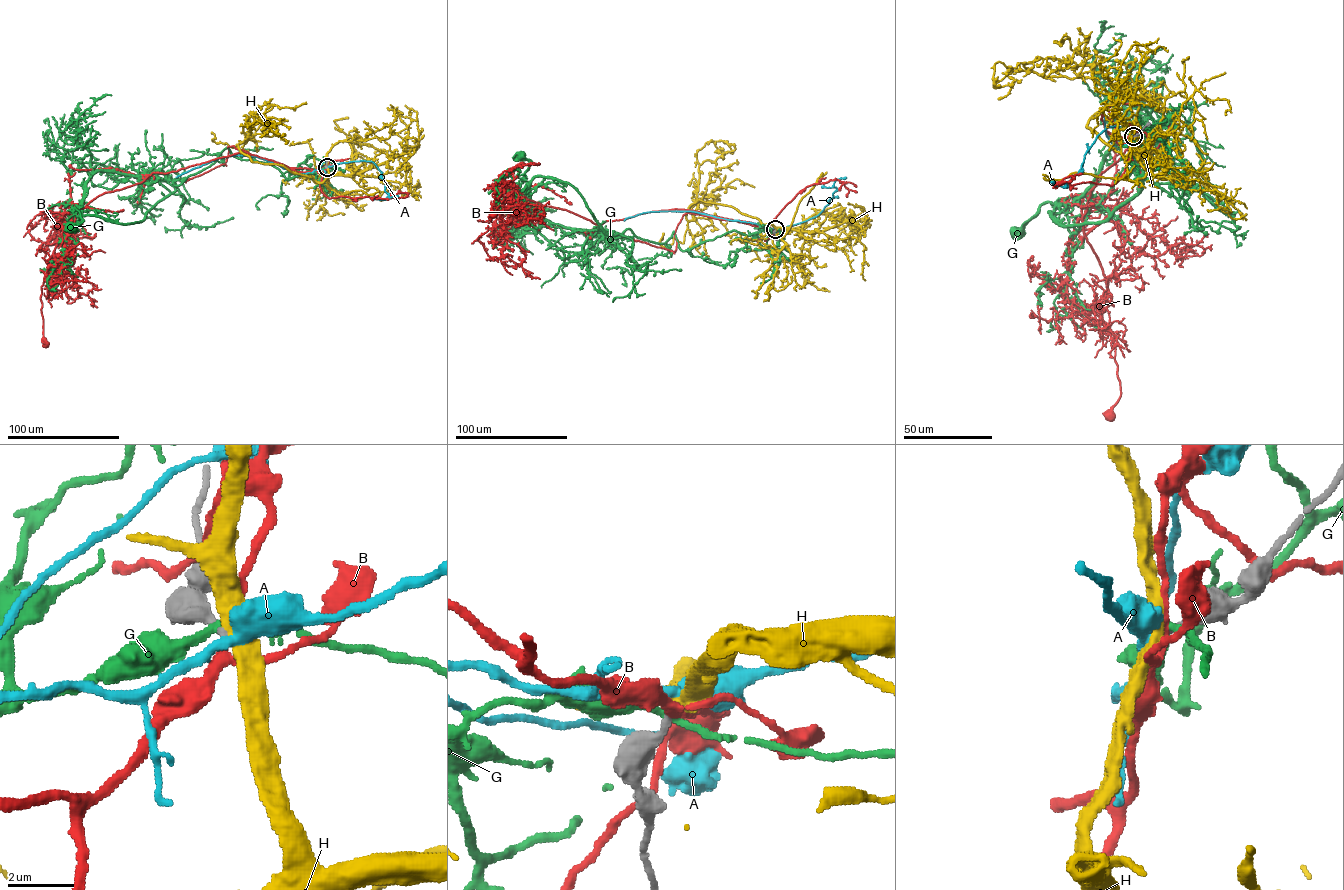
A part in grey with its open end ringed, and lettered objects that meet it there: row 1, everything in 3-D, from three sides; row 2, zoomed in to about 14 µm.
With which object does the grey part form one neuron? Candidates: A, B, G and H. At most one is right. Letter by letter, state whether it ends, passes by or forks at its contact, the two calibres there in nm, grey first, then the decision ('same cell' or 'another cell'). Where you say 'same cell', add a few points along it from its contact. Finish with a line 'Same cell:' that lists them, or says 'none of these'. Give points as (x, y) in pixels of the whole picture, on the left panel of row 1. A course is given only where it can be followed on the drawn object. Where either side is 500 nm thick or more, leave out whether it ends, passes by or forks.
A: it passes by; calibres 240 and 380 nm; another cell
B: it forks; calibres 260 and 200 nm; another cell
G: it passes by; calibres 280 and 220 nm; another cell
H: it passes by; calibres 240 and 480 nm; another cell
Same cell: none of these

